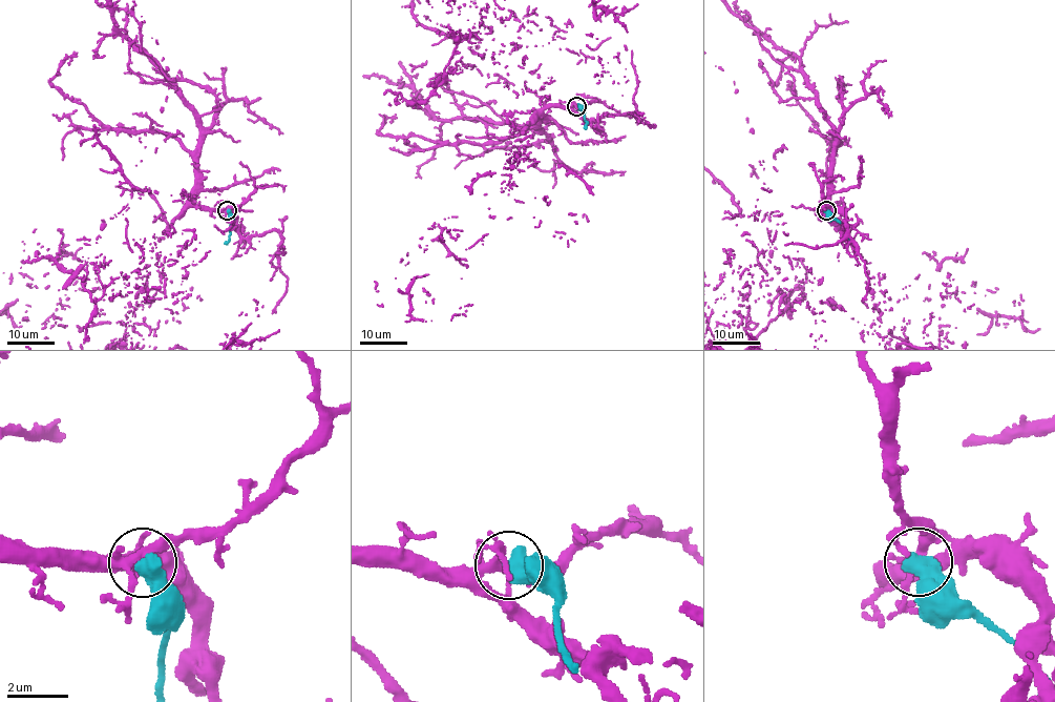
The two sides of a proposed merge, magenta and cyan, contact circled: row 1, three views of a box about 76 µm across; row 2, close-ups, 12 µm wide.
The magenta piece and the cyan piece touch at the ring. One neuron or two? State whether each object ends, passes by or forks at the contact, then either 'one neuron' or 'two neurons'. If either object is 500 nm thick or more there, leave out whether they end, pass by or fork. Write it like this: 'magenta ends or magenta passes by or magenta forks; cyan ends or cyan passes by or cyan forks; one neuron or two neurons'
two neurons

